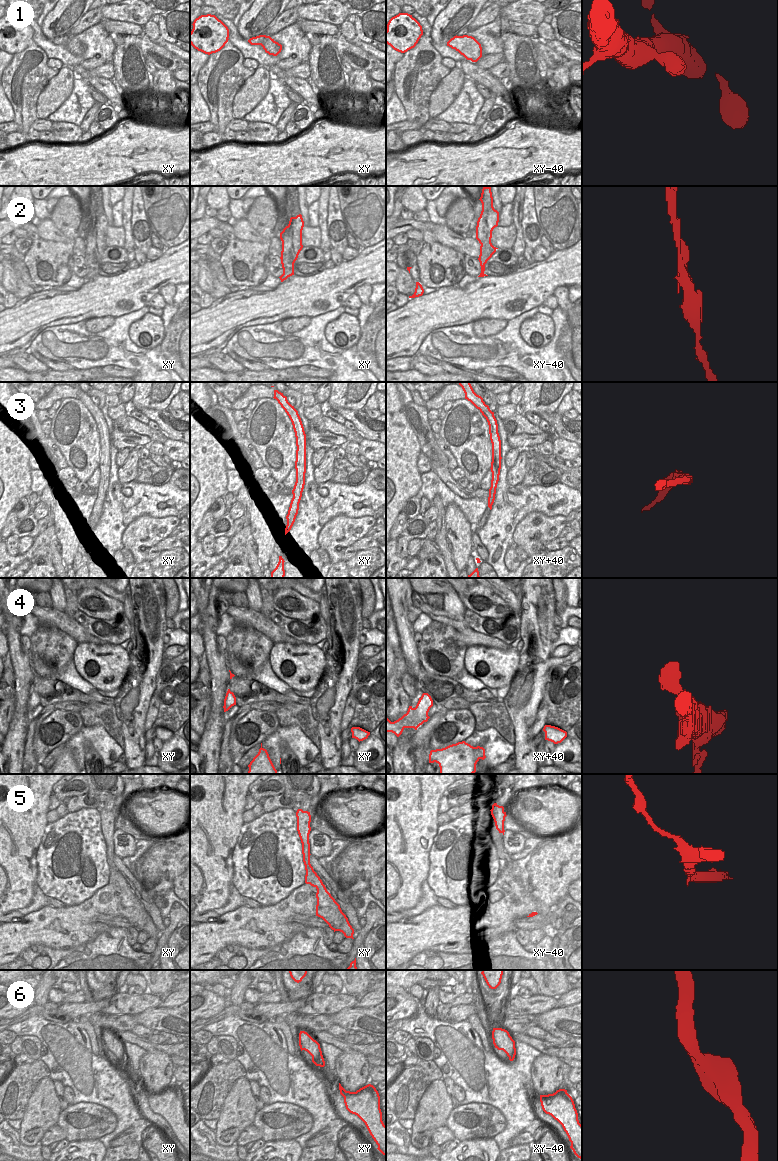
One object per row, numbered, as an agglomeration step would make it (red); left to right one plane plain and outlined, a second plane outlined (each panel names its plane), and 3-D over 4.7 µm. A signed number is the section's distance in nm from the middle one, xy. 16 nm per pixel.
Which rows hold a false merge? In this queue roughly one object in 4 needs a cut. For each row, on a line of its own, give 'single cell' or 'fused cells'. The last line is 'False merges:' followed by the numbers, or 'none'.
1: single cell
2: fused cells
3: single cell
4: single cell
5: single cell
6: single cell
False merges: 2

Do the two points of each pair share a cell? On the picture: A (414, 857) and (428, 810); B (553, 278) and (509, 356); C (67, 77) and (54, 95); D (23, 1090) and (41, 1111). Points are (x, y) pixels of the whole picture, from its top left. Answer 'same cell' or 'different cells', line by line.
A: same cell
B: different cells
C: same cell
D: different cells

